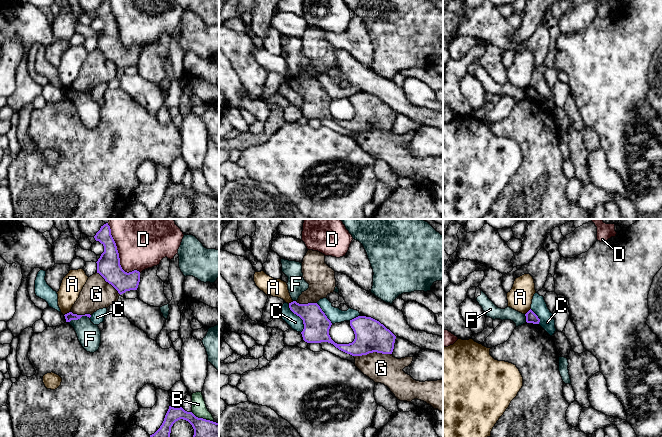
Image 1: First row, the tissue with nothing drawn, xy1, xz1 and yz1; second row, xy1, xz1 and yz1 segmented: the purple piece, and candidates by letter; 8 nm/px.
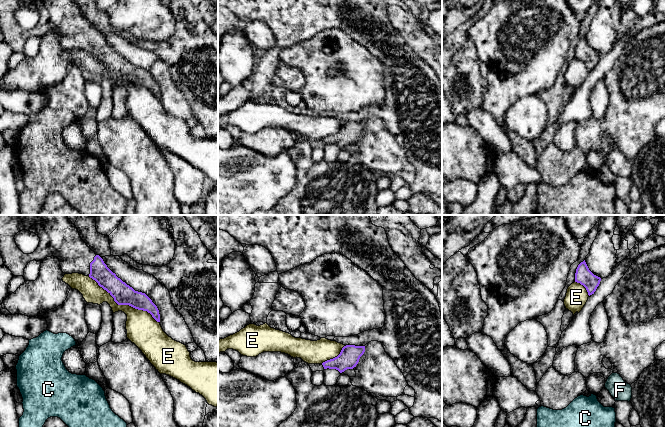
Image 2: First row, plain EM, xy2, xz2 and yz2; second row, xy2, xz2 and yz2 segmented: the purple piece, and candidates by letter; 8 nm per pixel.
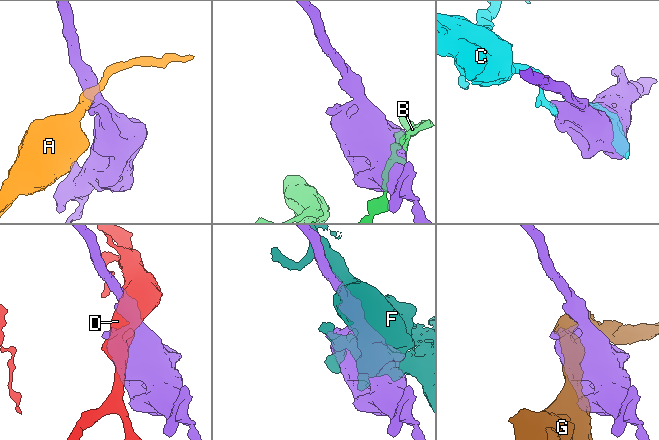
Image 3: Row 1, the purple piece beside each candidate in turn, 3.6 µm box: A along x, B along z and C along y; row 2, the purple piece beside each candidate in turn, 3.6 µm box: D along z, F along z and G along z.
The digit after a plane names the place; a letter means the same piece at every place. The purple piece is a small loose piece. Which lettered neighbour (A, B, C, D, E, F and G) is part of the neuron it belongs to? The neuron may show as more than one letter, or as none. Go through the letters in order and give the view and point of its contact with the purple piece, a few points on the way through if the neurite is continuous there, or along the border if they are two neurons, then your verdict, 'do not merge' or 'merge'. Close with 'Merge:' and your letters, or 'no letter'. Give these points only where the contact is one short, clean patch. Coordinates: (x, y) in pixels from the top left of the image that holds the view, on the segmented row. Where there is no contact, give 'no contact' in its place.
A: meets purple in xy1 at (67, 313); border along xy1 (70, 311), (64, 315); do not merge
B: meets purple in xy1 at (202, 418); do not merge
C: meets purple in xz1 at (300, 317); do not merge
D: meets purple in xy1 at (118, 255); do not merge
E: meets purple in xy2 at (123, 304); do not merge
F: meets purple in xy1 at (78, 318); do not merge
G: meets purple in xz1 at (372, 352); do not merge
Merge: no letter

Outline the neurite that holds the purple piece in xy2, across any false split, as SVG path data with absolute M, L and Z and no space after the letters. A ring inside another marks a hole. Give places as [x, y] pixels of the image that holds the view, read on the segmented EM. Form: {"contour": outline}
{"contour": "M0 215L0 254L4 265L14 276L23 276L24 269L30 261L42 261L51 256L57 257L63 273L89 276L106 290L118 305L129 305L135 309L147 311L157 322L160 322L159 310L152 300L145 293L135 291L118 278L103 259L81 239L76 226L66 215ZM22 230L33 232L40 238L37 249L31 254L24 254L16 245L14 237Z"}

